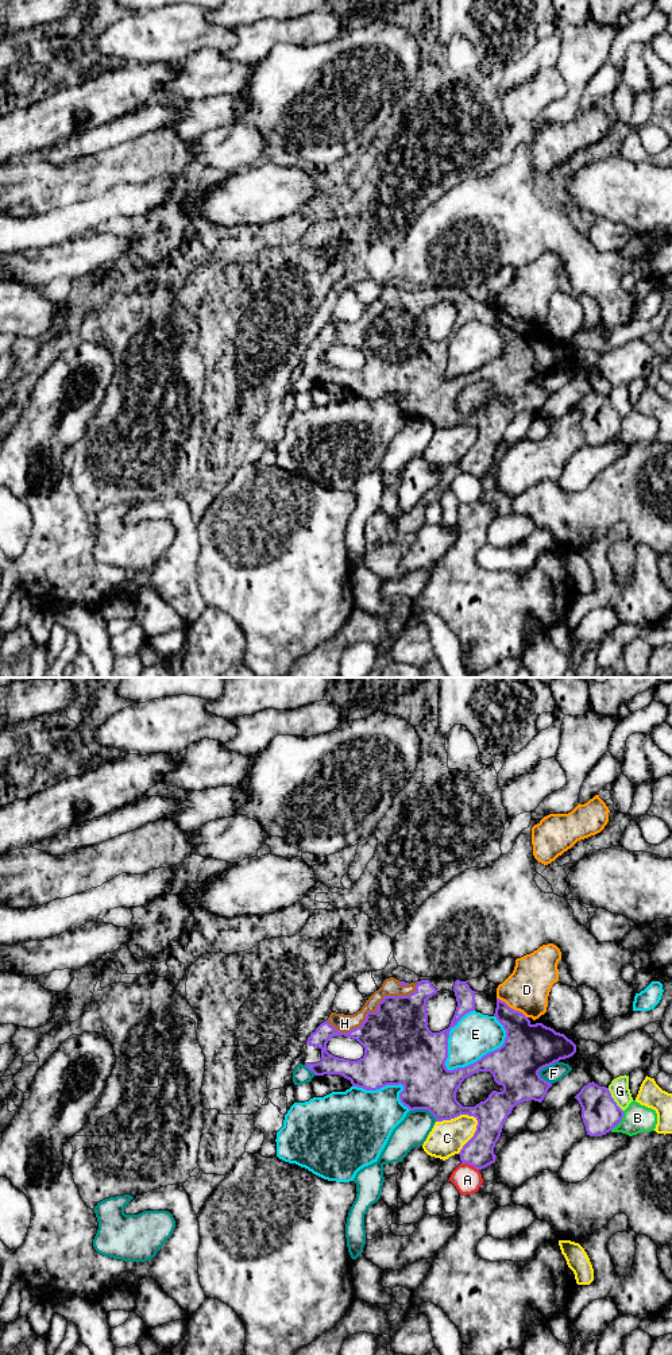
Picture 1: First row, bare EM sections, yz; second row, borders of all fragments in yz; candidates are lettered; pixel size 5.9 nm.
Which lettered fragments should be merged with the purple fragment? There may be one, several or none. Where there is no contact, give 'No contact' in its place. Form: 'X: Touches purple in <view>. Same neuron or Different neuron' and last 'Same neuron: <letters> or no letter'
A: Touches purple in yz. Different neuron
B: Touches purple in yz. Different neuron
C: Touches purple in yz. Different neuron
D: Touches purple in yz. Different neuron
E: Touches purple in yz. Different neuron
F: Touches purple in yz. Different neuron
G: Touches purple in yz. Different neuron
H: Touches purple in yz. Same neuron
Same neuron: H

